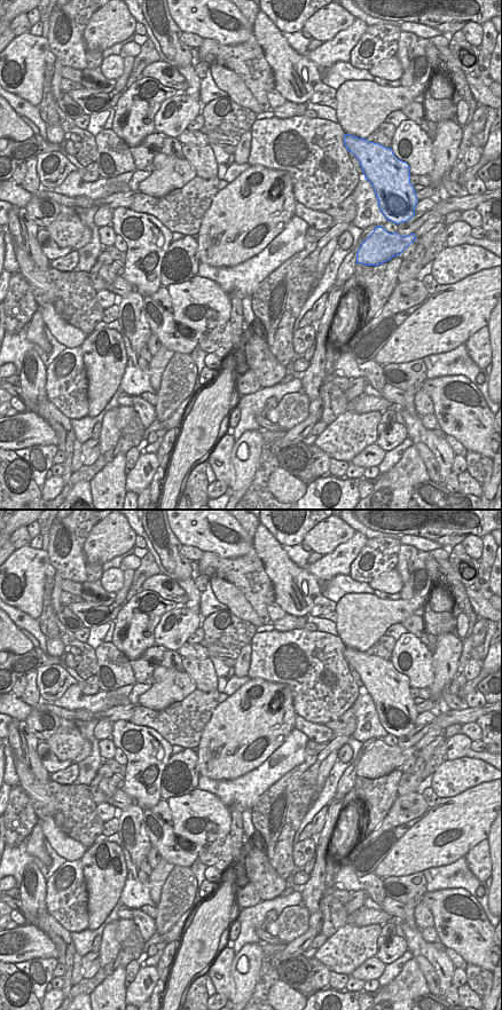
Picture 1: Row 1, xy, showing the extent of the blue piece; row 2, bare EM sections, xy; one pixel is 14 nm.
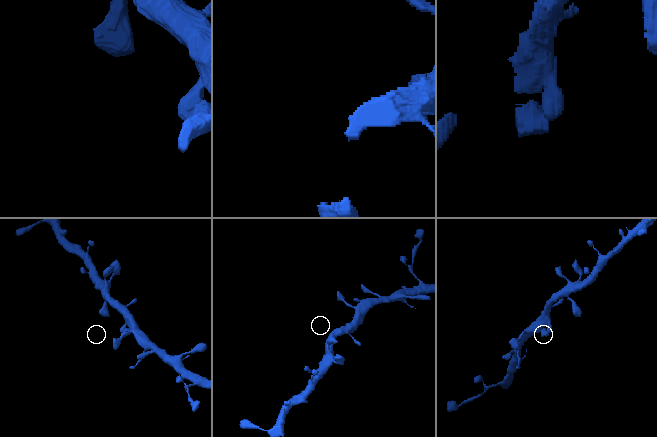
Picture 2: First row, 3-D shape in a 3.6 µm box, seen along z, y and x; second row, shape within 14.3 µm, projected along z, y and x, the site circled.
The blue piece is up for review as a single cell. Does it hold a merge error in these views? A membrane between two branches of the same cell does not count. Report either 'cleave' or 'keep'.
keep

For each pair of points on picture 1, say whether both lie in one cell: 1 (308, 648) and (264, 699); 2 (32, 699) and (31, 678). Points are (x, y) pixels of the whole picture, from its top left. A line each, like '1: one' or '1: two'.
1: two
2: one

